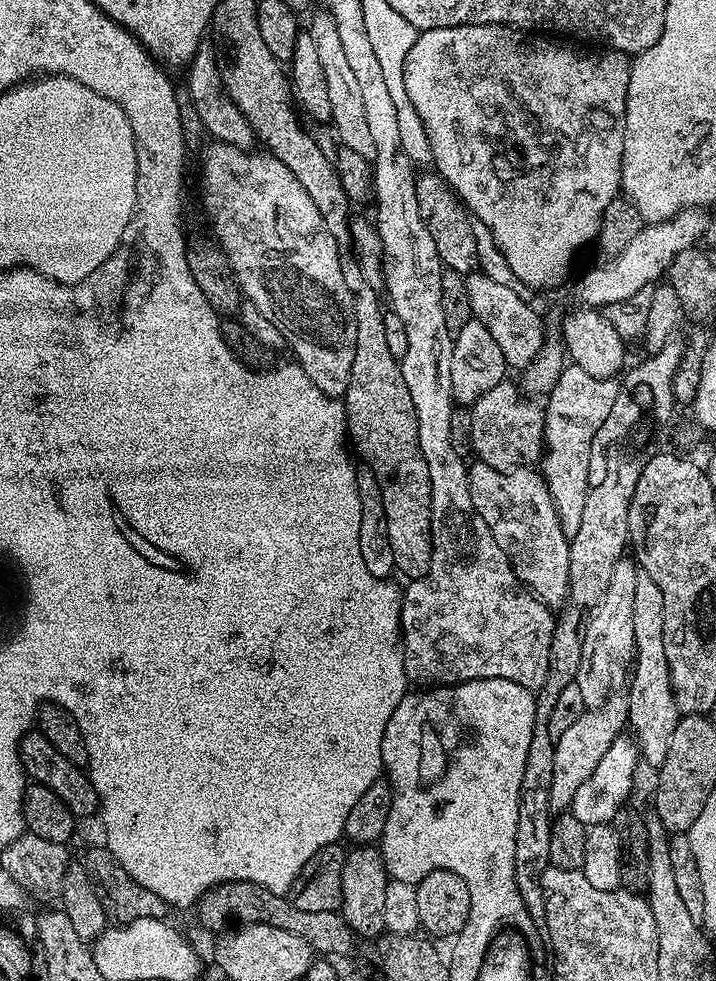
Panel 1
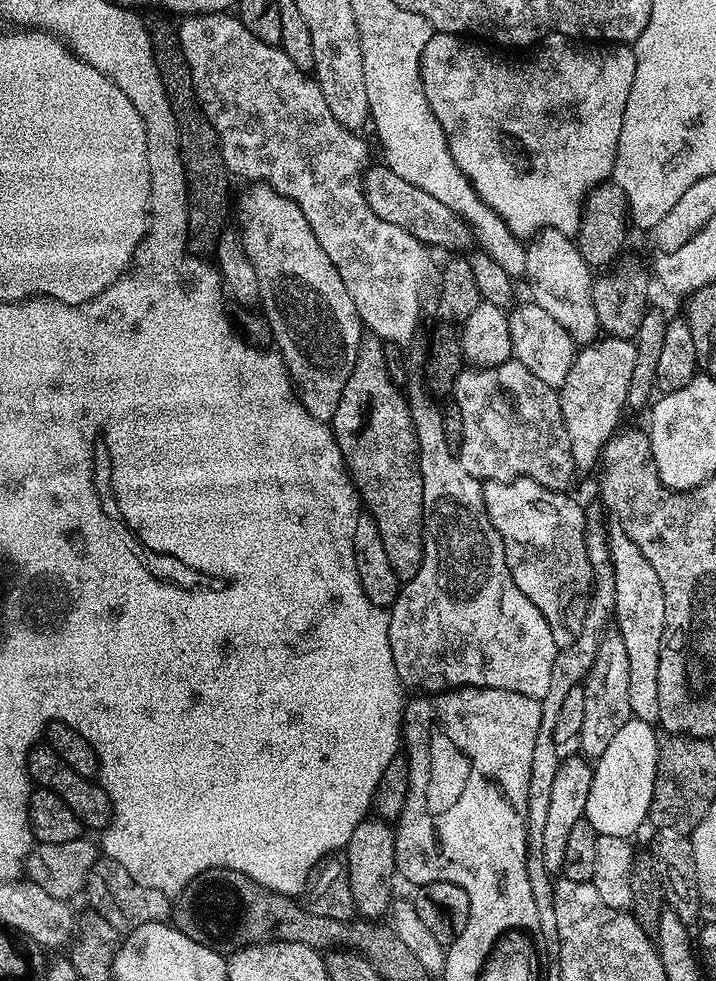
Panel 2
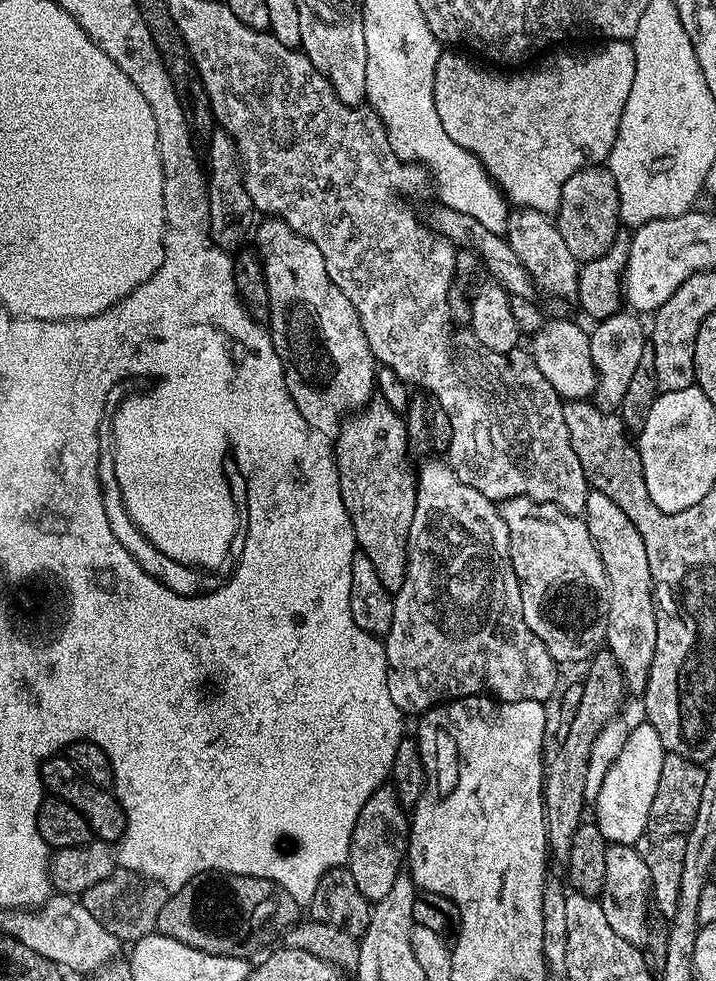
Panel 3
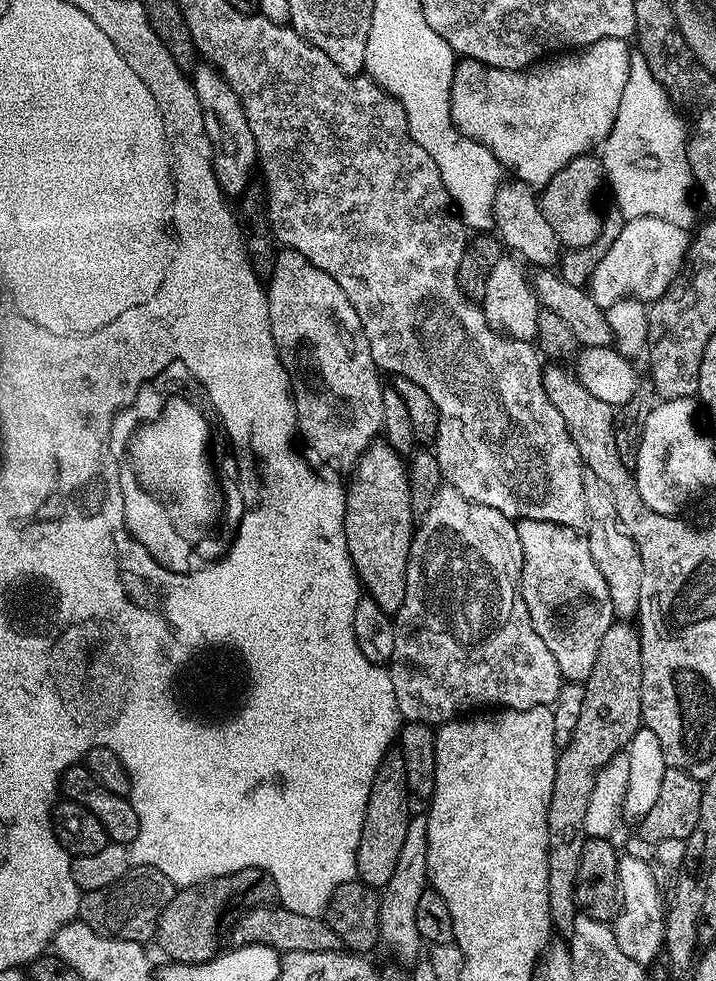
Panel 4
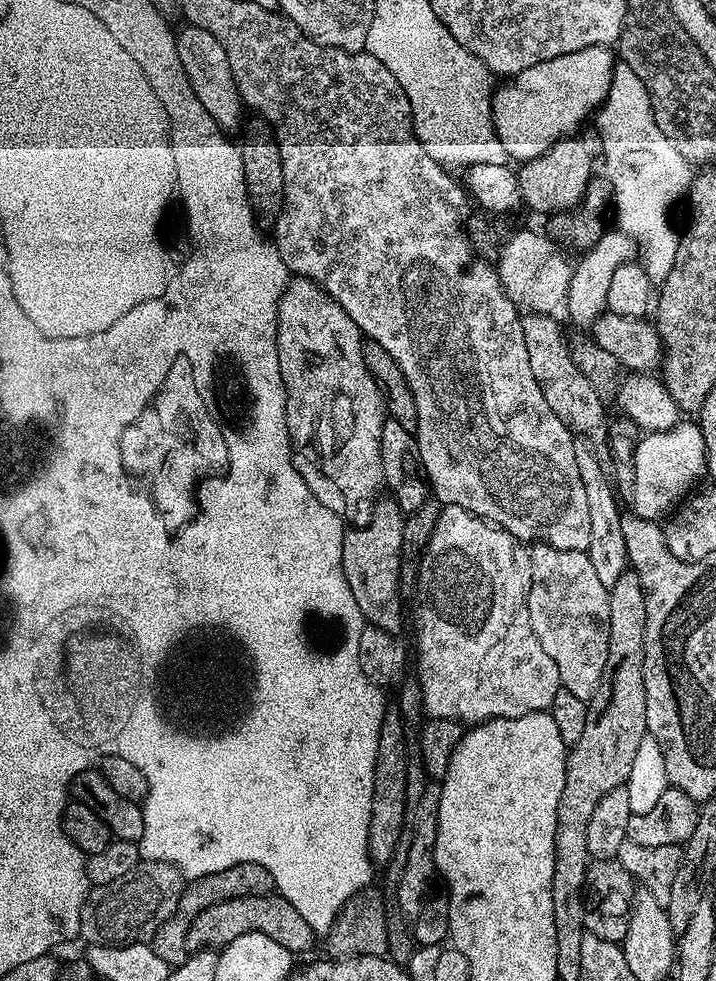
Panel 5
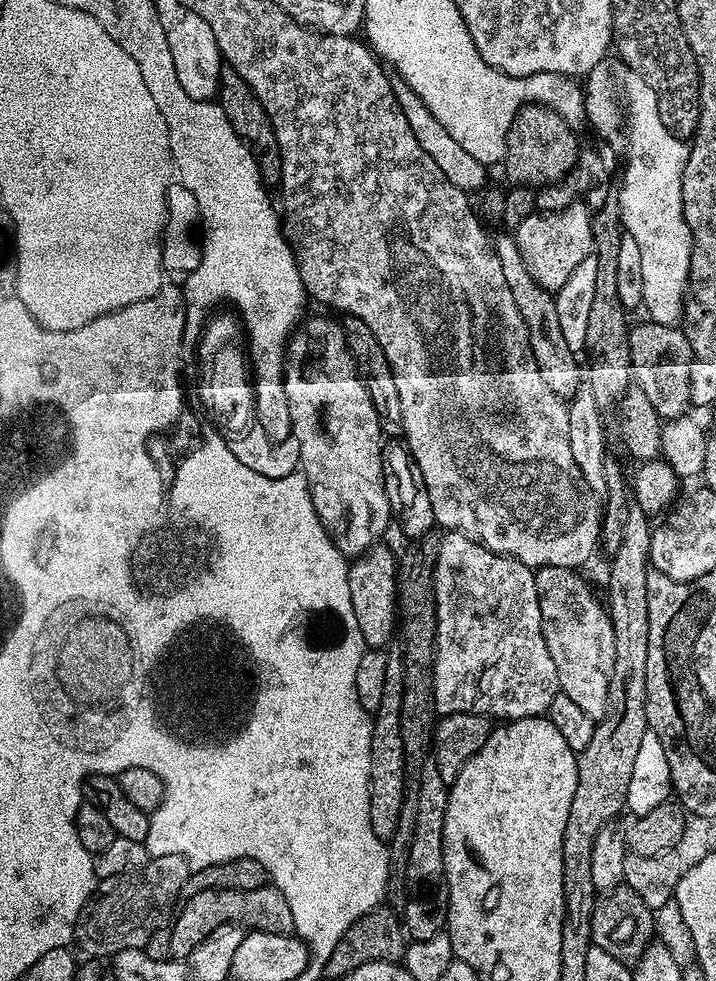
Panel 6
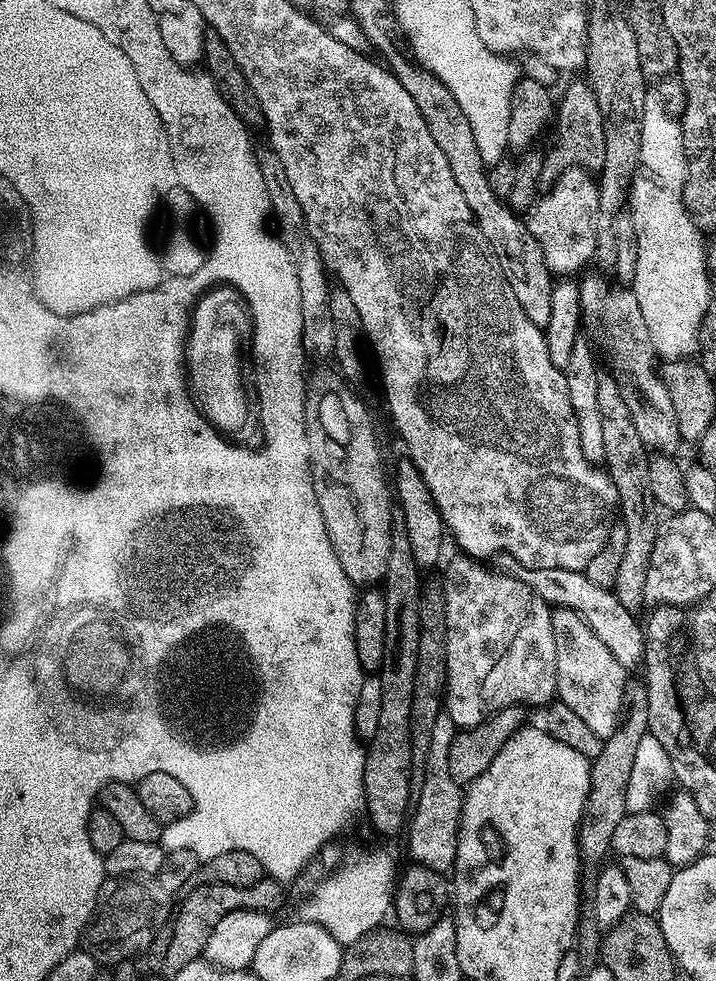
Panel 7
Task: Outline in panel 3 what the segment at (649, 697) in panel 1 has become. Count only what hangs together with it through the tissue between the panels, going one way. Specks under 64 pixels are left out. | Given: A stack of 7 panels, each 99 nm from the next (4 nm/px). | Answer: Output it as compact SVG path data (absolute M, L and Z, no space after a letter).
M589 491L584 512L590 538L594 538L594 546L602 558L608 579L610 610L604 635L606 648L622 666L625 689L629 693L642 694L650 678L654 642L658 636L656 597L652 595L652 575L650 562L646 558L646 545L642 542L642 534L638 534L638 526L634 526L634 522L630 522L625 512L611 498L606 498L606 494Z

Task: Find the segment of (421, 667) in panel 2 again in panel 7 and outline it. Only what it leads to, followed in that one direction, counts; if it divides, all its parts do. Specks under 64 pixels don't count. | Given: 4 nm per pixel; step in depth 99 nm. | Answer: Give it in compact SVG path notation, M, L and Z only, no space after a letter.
M457 555L457 560L452 560L448 564L448 569L444 572L444 582L442 589L445 602L446 634L445 634L445 674L447 681L444 685L443 707L446 714L451 717L457 729L473 728L478 726L488 717L496 712L502 711L515 704L529 706L543 706L556 696L556 647L554 646L554 626L552 625L553 609L544 599L533 590L530 585L521 580L517 580L515 575L503 576L500 572L491 572L488 568L483 568L483 563L469 558L467 555Z

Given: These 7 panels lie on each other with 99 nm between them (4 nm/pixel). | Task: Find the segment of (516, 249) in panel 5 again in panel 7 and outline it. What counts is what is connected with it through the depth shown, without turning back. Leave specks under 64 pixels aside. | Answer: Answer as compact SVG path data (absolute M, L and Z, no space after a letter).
M566 168L560 177L541 195L526 213L530 234L539 242L542 254L553 274L576 274L596 254L596 211L598 180L589 169Z

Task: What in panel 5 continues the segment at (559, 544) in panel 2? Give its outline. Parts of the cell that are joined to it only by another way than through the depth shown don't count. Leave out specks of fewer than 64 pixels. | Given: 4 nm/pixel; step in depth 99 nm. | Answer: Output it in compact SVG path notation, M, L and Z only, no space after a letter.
M536 542L531 545L530 555L530 626L538 642L542 642L542 650L558 666L561 689L587 702L600 685L602 670L606 670L606 650L610 646L609 588L602 586L587 552L558 550Z

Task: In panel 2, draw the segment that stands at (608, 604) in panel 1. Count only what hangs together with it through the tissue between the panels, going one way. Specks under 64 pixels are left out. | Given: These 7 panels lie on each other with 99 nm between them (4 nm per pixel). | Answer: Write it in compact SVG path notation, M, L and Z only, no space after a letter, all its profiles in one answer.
M618 634L611 635L600 636L600 645L598 654L594 658L594 666L589 670L588 679L582 685L588 697L586 698L586 714L582 717L582 730L578 737L578 745L580 744L581 748L579 751L592 762L599 760L601 754L606 750L606 746L610 746L614 734L618 734L618 730L622 730L622 726L626 726L626 722L633 719L630 710L630 662L626 659L626 646L622 646L622 638Z

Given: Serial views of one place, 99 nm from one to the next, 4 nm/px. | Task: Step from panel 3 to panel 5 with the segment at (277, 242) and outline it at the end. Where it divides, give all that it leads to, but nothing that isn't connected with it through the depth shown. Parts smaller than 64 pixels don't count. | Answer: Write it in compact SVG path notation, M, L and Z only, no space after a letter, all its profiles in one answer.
M303 278L289 279L280 296L276 325L278 366L286 390L286 427L292 439L296 469L306 486L310 486L314 498L334 510L345 525L370 522L374 501L385 483L379 443L386 413L382 394L362 358L364 340L360 328L338 301L327 296L314 281Z

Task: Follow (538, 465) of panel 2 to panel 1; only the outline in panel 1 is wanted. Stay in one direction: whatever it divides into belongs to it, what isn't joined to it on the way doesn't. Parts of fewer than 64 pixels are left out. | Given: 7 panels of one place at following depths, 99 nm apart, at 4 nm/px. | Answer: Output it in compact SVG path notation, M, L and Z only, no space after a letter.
M511 382L498 384L486 390L486 394L482 394L482 398L478 398L476 403L471 405L471 451L481 464L507 470L535 465L535 460L537 463L543 457L544 408L536 405L539 403L525 395L517 385L516 388Z

